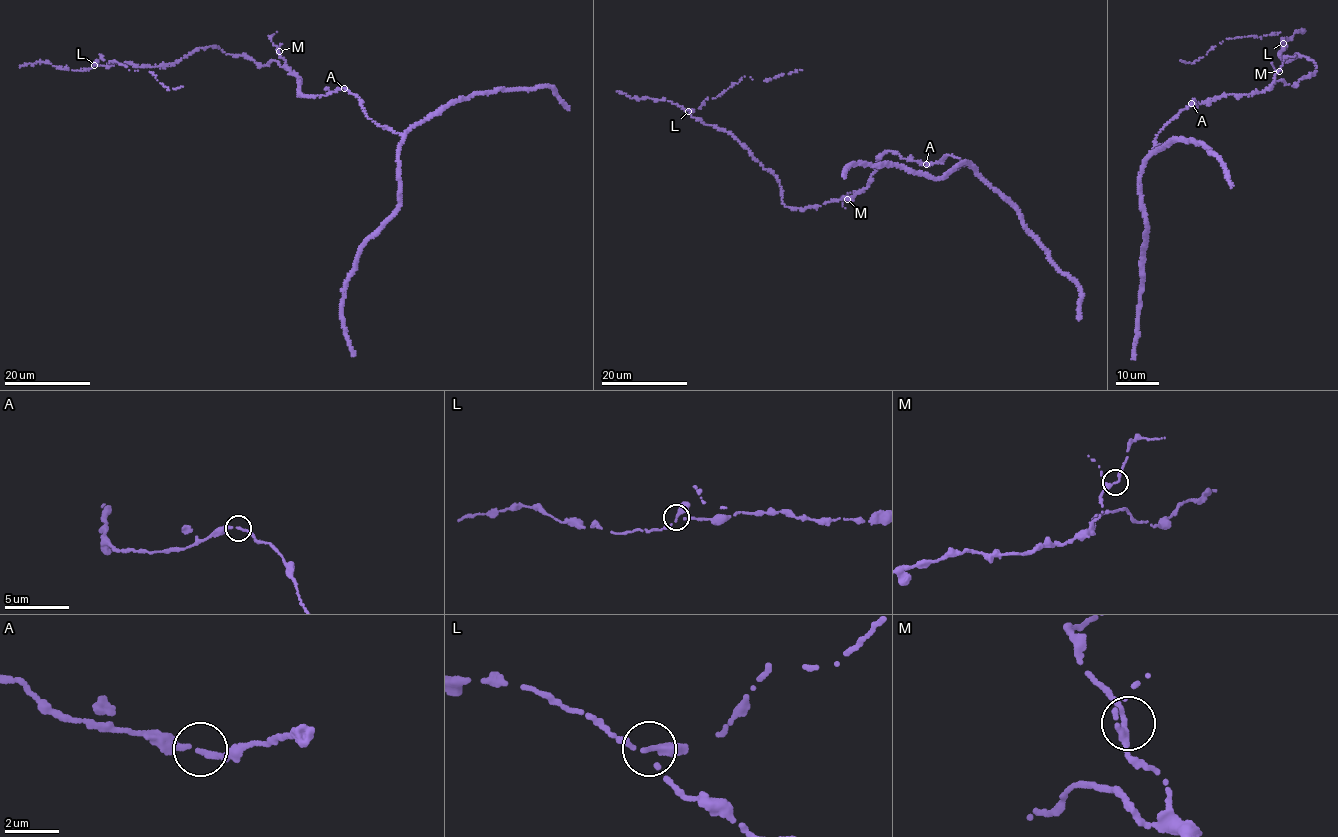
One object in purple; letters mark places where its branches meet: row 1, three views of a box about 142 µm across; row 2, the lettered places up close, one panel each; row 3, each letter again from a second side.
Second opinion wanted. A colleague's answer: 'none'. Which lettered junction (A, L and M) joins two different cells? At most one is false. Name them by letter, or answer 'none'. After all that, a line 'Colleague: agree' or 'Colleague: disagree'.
L
Colleague: disagree

